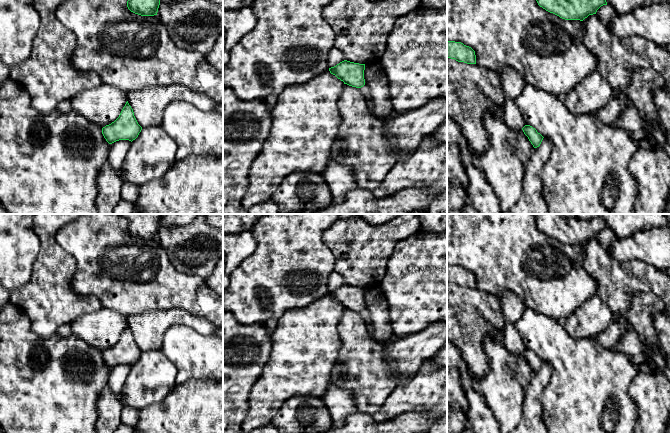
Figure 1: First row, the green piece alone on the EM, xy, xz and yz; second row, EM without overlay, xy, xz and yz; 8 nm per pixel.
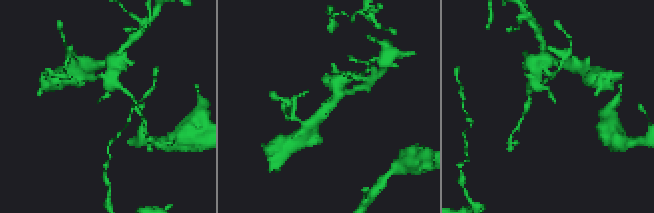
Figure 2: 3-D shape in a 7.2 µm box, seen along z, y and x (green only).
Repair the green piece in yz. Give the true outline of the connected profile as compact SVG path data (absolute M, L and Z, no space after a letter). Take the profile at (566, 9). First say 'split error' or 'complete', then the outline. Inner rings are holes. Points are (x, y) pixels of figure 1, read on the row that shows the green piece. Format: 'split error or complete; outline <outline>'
complete; outline M536 0L538 5L546 11L565 20L583 21L589 15L607 5L606 0Z

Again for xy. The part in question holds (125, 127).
complete; outline M128 101L123 107L119 117L109 125L102 128L102 134L109 144L119 140L135 140L142 127L138 124L133 109Z

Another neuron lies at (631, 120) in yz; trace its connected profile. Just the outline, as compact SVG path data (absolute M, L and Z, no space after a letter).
M635 106L626 107L616 125L626 130L639 146L644 145L651 134L651 128Z

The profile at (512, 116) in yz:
M506 97L503 103L503 117L506 125L515 131L520 131L525 126L520 110L509 97Z

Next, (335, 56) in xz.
M336 47L329 51L327 64L329 68L336 66L340 62L346 60L345 55Z

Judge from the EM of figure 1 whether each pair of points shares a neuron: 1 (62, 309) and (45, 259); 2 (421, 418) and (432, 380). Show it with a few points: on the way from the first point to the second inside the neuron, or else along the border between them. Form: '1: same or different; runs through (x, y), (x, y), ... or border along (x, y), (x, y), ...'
1: same; runs through (51, 297), (51, 271)
2: different; border along (400, 413), (426, 411), (436, 418)

